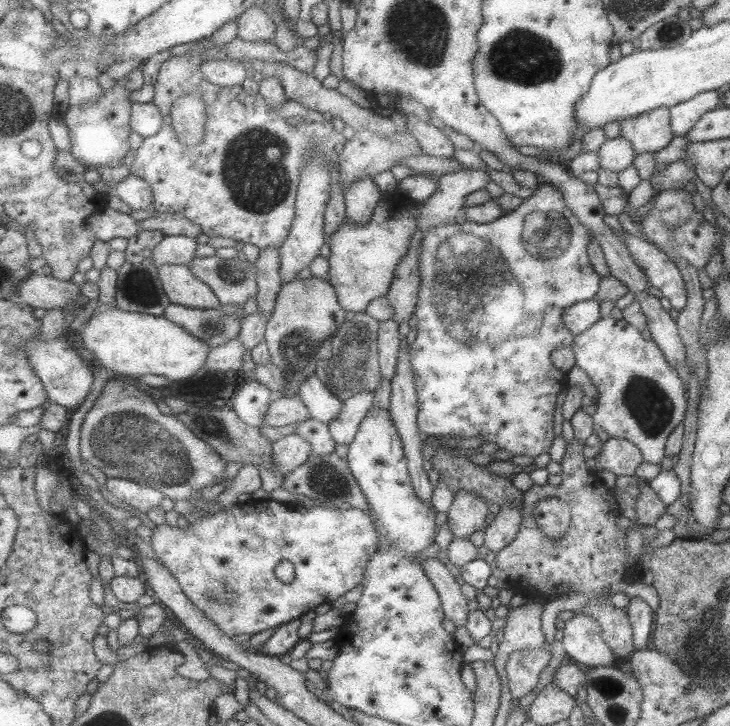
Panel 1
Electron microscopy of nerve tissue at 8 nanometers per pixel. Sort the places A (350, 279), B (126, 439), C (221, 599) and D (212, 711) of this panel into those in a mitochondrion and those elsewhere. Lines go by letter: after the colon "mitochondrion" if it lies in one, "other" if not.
A: other
B: mitochondrion
C: mitochondrion
D: other

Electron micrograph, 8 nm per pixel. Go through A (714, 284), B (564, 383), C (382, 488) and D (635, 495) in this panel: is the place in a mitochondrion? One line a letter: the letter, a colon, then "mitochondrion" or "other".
A: other
B: other
C: other
D: other

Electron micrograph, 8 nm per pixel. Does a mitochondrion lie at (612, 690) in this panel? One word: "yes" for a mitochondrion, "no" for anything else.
yes

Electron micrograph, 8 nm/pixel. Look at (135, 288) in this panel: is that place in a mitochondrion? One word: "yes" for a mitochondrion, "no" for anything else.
yes

